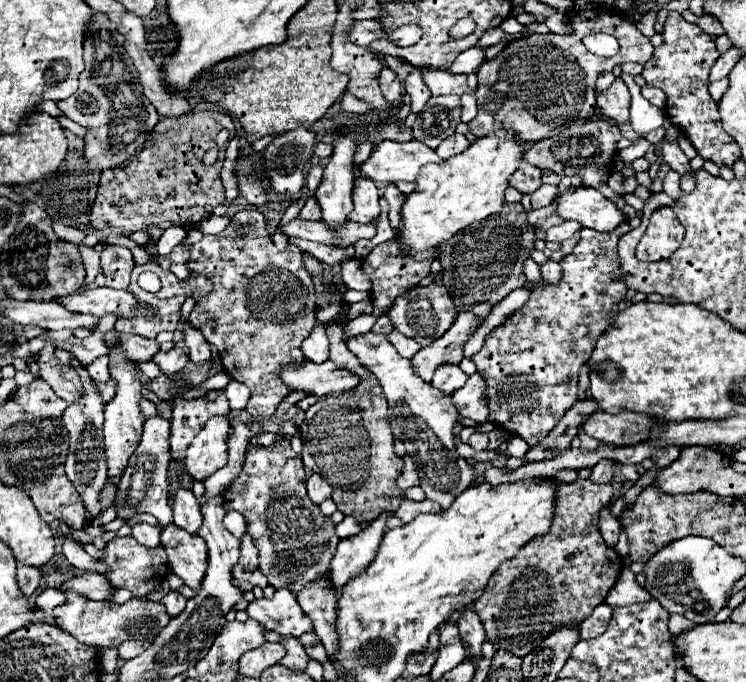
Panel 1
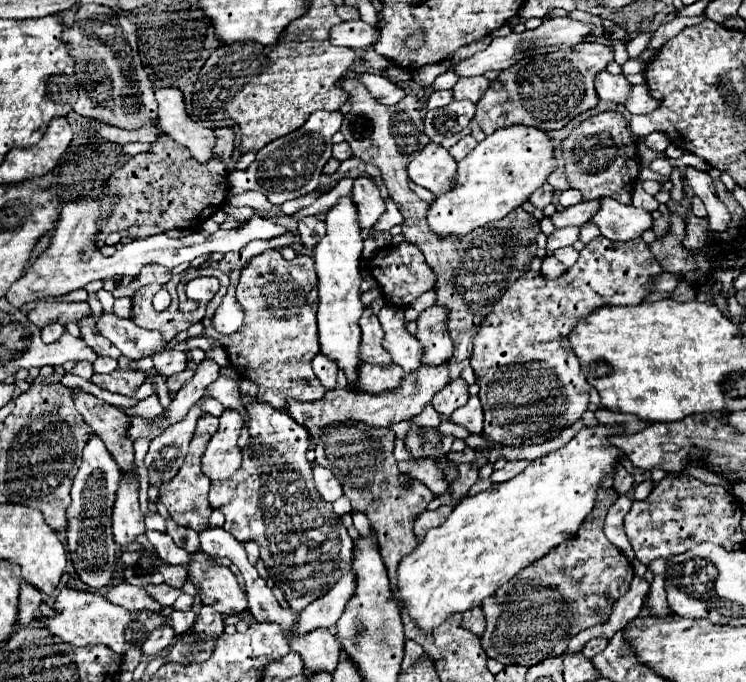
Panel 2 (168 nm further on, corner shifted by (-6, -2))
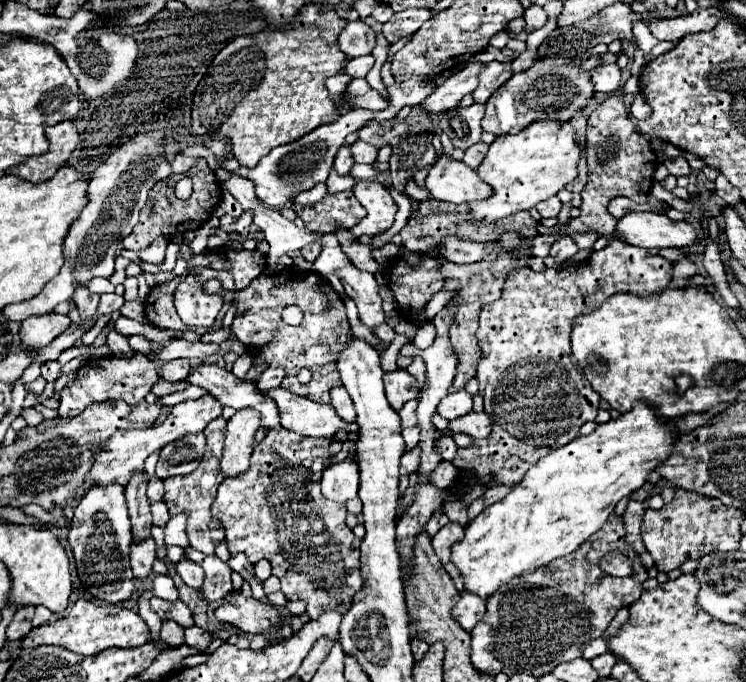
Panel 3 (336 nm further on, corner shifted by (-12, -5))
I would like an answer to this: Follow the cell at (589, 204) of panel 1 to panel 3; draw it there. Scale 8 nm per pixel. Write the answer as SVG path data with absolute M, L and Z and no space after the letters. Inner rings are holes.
M628 213L618 221L616 233L636 247L690 247L698 239L698 231L688 221L672 221L656 213Z

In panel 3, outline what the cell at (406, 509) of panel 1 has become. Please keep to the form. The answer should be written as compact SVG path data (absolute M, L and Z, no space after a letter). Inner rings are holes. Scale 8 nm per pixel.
M450 523L450 525L442 527L442 529L436 533L436 537L432 539L432 547L434 547L440 563L442 563L444 569L448 571L448 575L454 579L456 589L462 593L462 591L464 591L464 581L460 579L460 573L458 573L458 569L454 567L454 563L452 563L452 559L450 559L452 545L458 543L460 537L464 537L464 527L456 525L456 523Z

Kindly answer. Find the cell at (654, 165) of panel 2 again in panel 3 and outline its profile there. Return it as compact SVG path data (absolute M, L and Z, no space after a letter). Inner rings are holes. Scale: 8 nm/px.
M684 157L668 159L668 161L664 161L664 165L666 165L666 169L668 169L672 175L676 175L676 177L690 175L690 165L688 165L688 161L686 161Z

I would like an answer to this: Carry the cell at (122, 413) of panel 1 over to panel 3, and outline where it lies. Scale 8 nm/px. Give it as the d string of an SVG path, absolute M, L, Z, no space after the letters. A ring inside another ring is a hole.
M152 537L148 541L132 545L130 563L132 563L132 571L134 571L136 579L144 581L148 575L152 575L154 561L156 561L156 545L154 545Z

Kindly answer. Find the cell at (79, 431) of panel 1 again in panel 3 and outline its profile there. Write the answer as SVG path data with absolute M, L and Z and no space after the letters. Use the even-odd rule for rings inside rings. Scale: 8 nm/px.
M108 485L108 489L90 489L78 503L74 523L68 531L68 543L74 553L76 569L84 589L96 599L108 603L122 603L136 591L132 567L130 567L130 517L124 501L124 489L120 485Z

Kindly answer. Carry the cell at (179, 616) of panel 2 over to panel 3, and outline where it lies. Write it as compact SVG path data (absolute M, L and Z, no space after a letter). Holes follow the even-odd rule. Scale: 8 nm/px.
M188 627L186 629L186 645L190 645L190 647L198 649L200 653L204 653L210 643L212 643L212 633L208 633L200 627Z

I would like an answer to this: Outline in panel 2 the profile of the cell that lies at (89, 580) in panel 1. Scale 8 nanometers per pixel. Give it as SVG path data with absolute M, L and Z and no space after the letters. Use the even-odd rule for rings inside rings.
M126 580L118 582L114 586L108 586L106 590L106 600L110 600L112 604L118 604L126 610L132 612L140 612L140 610L152 610L152 612L160 612L160 604L156 600L152 600L148 596L148 592L140 586L132 586Z

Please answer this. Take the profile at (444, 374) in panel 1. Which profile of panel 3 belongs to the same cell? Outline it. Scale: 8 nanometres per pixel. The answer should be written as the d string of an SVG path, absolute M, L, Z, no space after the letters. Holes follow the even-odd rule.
M464 389L456 391L456 393L450 393L438 405L438 415L448 419L448 421L454 421L462 415L468 415L470 411L472 411L472 395Z

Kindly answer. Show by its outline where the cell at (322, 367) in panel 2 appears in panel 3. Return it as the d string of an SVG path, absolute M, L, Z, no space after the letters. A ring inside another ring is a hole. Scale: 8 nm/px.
M338 387L336 391L330 393L332 395L332 407L336 409L338 415L342 415L342 419L348 423L348 421L356 421L356 411L354 411L354 405L352 405L352 399L348 397L348 391Z

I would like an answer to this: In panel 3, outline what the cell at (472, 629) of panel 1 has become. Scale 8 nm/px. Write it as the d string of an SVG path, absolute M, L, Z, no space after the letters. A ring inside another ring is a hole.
M464 593L462 599L456 603L456 607L452 609L452 617L458 621L458 625L464 629L464 631L472 631L474 625L482 619L486 611L486 603L484 599L480 599L478 595L472 595L472 593Z

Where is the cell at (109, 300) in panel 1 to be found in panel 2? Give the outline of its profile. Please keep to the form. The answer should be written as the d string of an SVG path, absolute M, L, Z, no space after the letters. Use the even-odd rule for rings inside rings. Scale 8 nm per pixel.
M44 302L30 310L30 322L34 322L38 328L52 324L52 322L78 322L86 316L90 316L92 310L88 302Z

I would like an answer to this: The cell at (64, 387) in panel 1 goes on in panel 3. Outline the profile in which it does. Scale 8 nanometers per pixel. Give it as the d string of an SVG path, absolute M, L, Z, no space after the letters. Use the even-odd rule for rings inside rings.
M134 473L126 489L126 503L128 503L130 521L132 521L132 539L136 543L148 539L152 529L152 515L150 515L150 505L146 497L146 487L148 487L146 473Z

